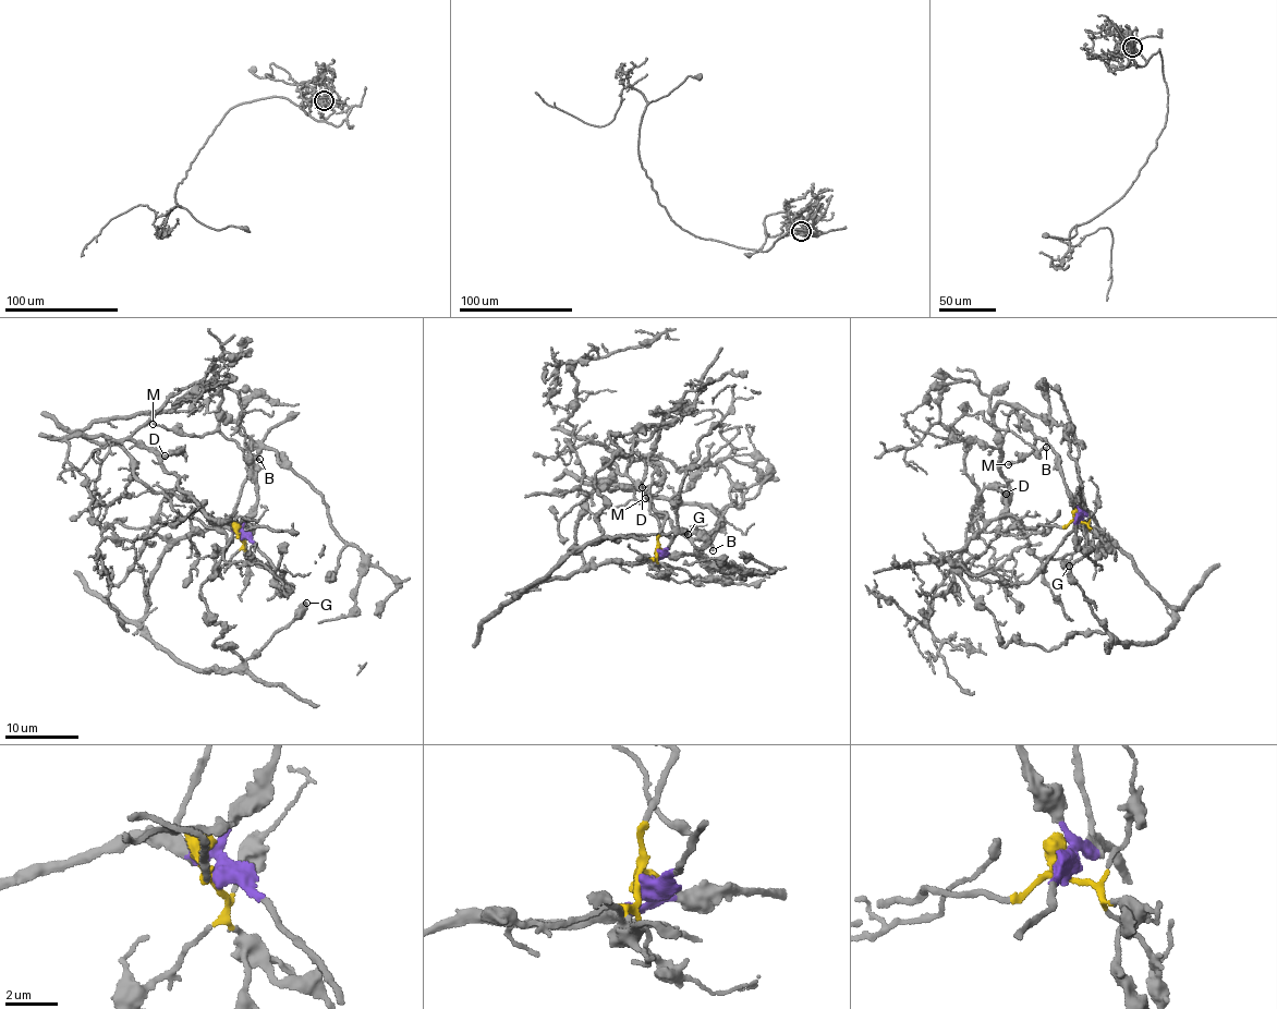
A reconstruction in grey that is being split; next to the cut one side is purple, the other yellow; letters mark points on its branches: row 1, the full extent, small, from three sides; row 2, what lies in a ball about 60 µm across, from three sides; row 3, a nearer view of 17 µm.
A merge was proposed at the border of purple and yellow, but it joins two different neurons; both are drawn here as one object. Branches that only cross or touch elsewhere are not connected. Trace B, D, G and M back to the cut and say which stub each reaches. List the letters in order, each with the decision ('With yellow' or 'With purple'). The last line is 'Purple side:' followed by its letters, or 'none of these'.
B: With yellow
D: With yellow
G: With purple
M: With purple
Purple side: G, M

